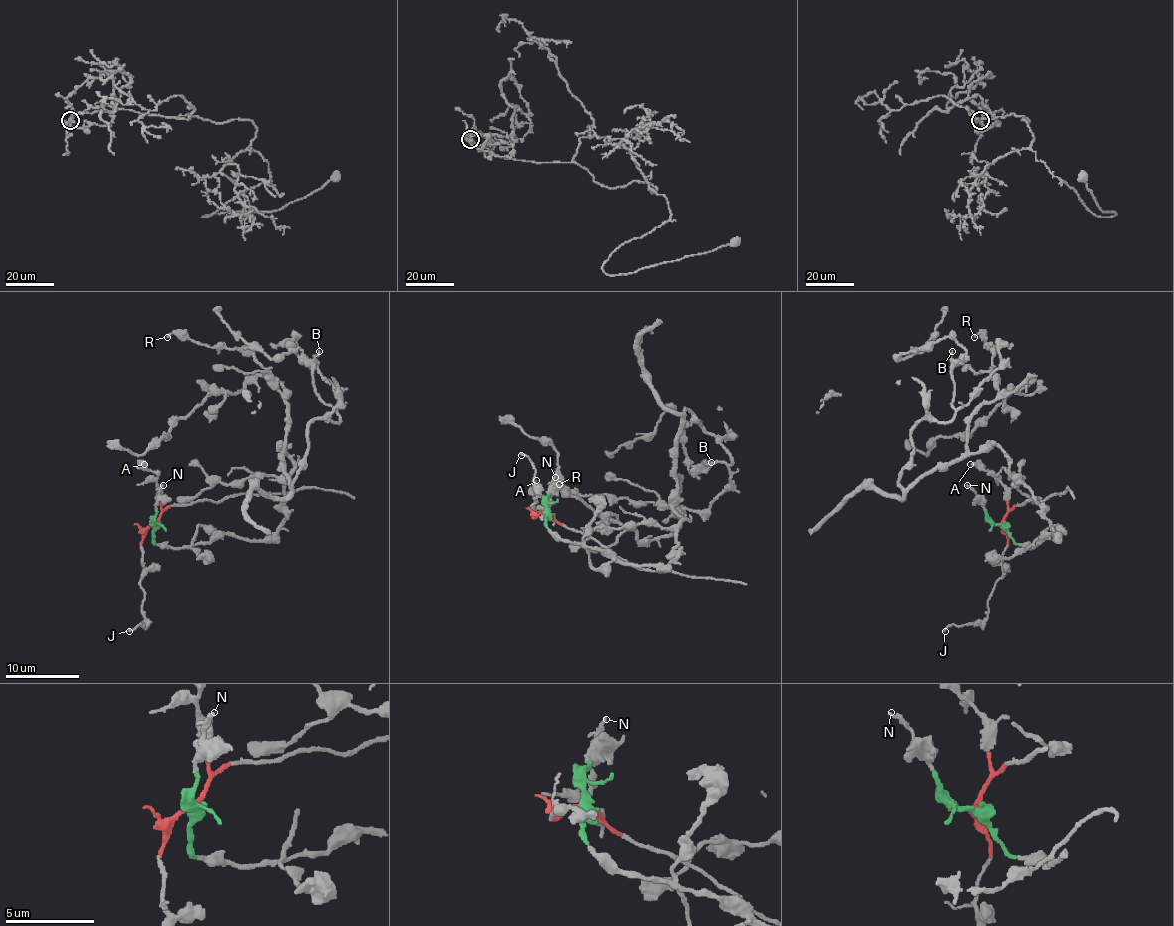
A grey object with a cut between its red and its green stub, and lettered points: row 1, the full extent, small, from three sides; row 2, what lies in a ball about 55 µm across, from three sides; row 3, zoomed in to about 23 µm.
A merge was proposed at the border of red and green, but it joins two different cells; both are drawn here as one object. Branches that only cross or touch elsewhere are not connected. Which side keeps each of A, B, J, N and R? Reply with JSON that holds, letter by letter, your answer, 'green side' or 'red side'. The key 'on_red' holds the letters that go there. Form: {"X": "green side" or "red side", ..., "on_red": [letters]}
{"A": "red side", "B": "green side", "J": "red side", "N": "green side", "R": "green side", "on_red": ["A", "J"]}

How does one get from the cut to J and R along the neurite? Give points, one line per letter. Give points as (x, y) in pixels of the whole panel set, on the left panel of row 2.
J: (154, 524), (145, 533), (141, 548), (143, 575), (140, 583), (143, 592), (143, 625), (129, 630)
R: (154, 524), (169, 548), (268, 540), (294, 469), (278, 382), (237, 349), (167, 336)

